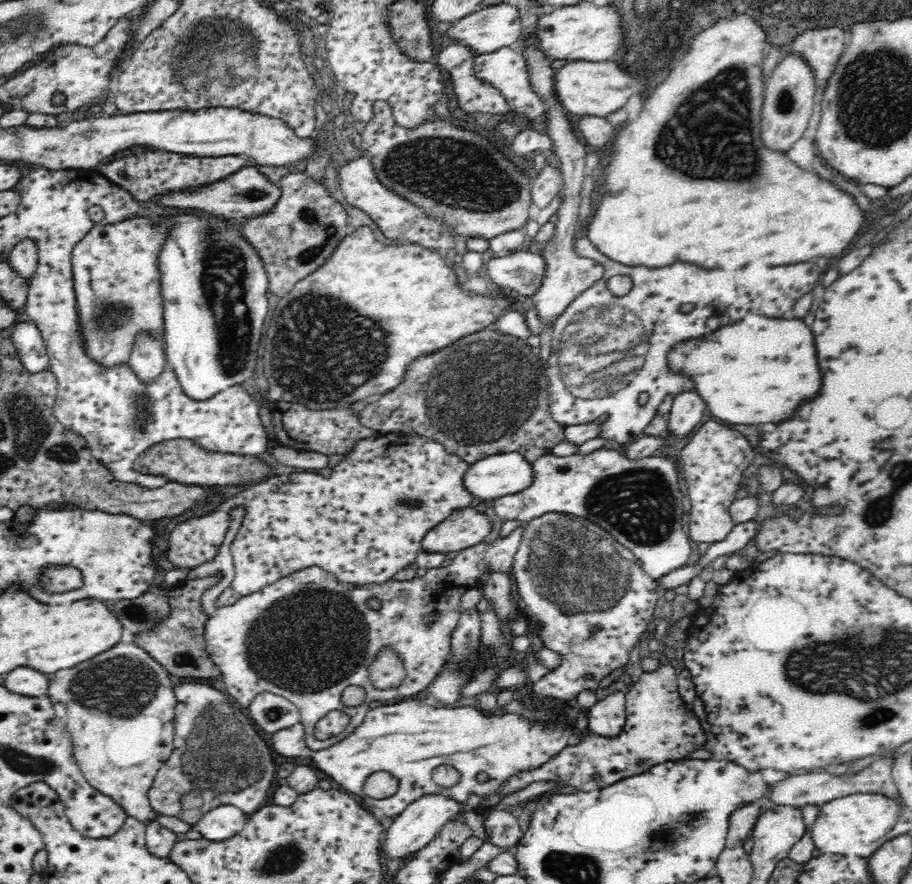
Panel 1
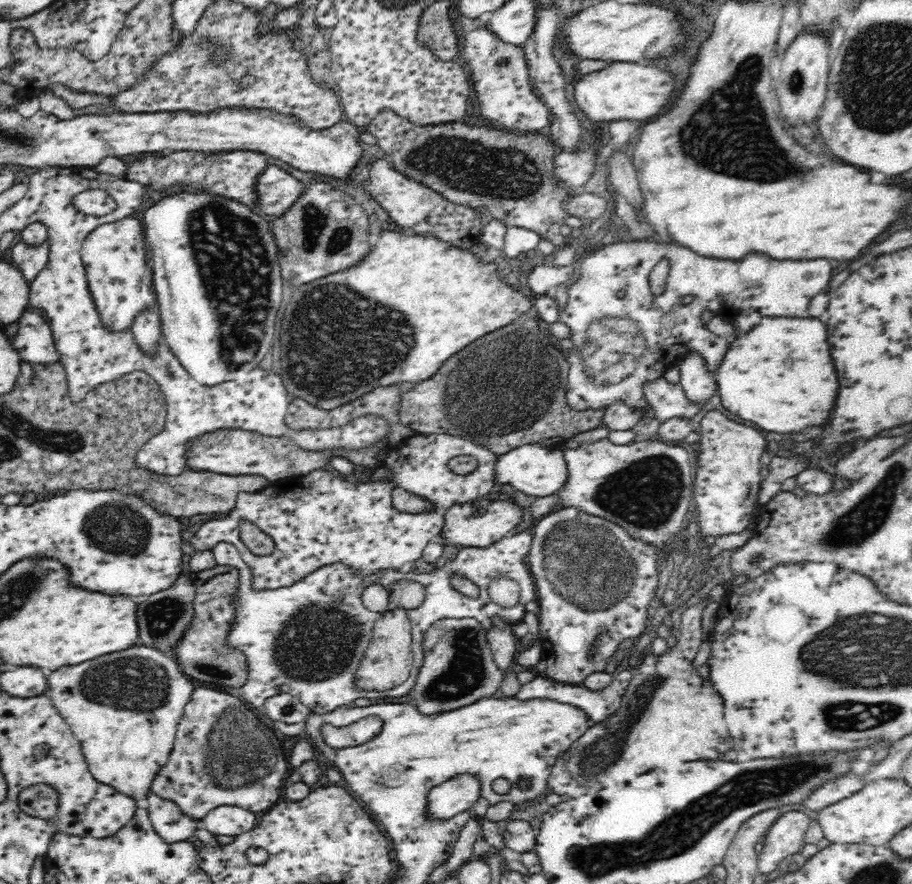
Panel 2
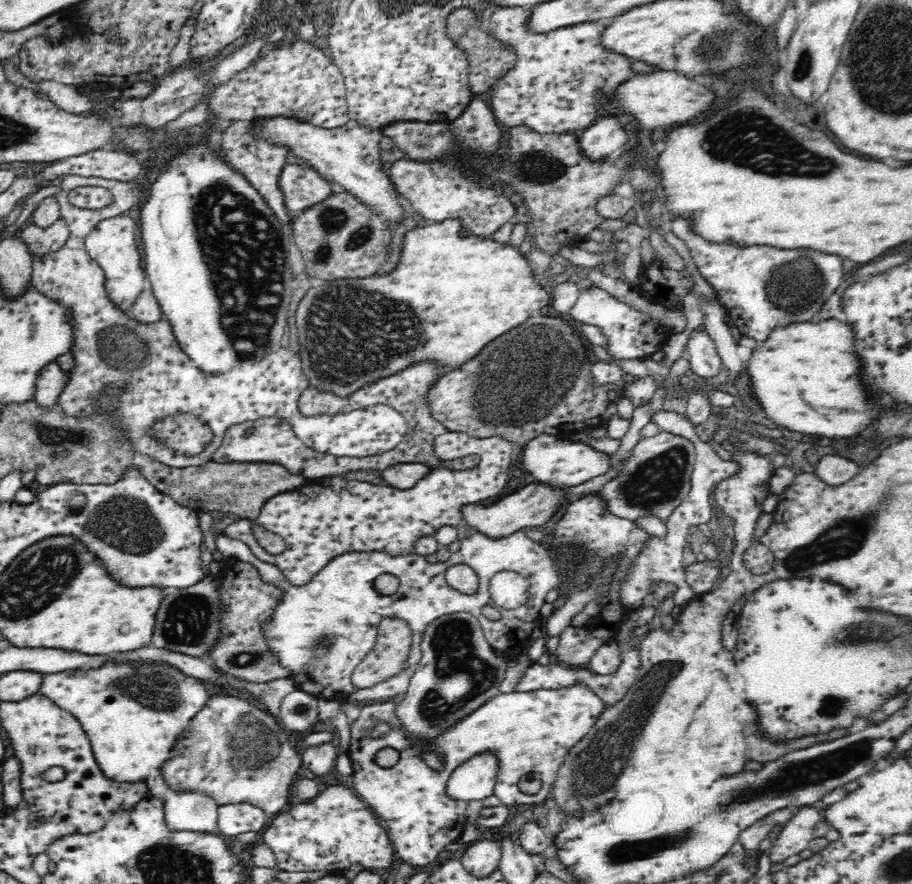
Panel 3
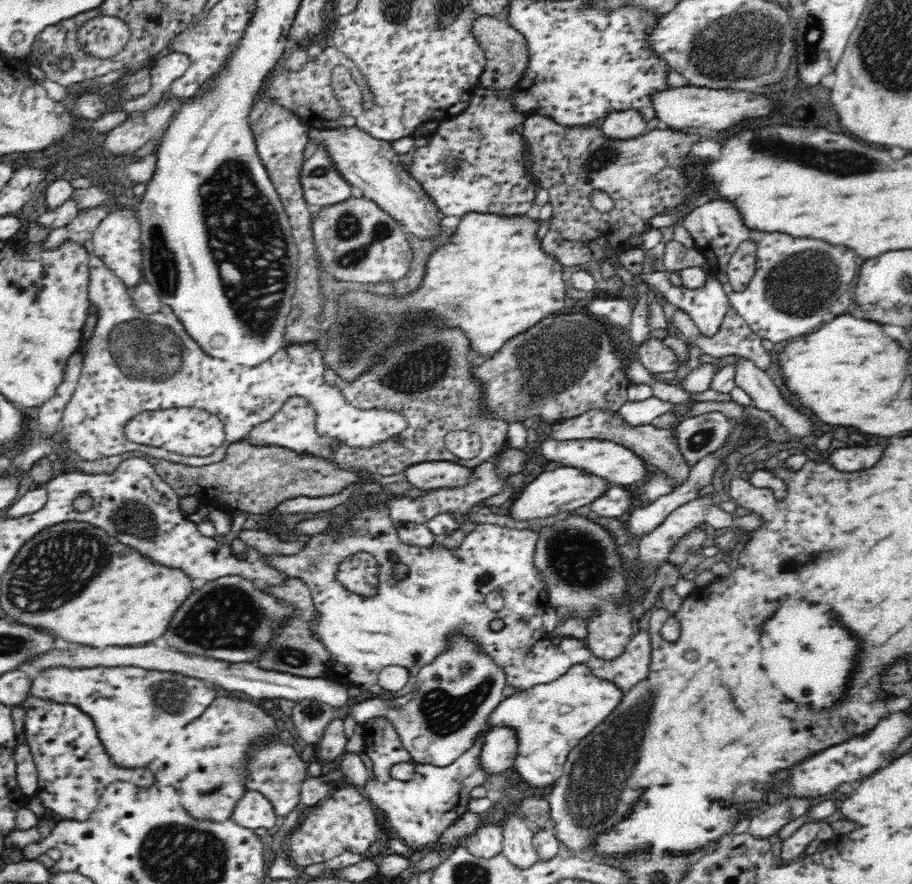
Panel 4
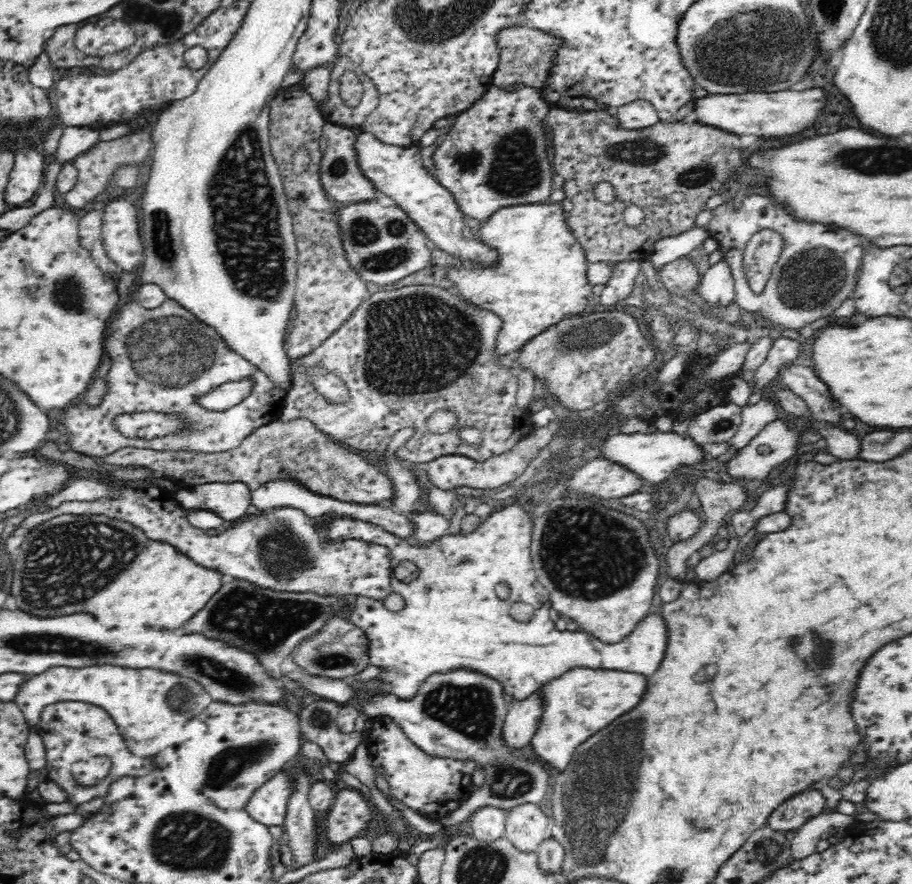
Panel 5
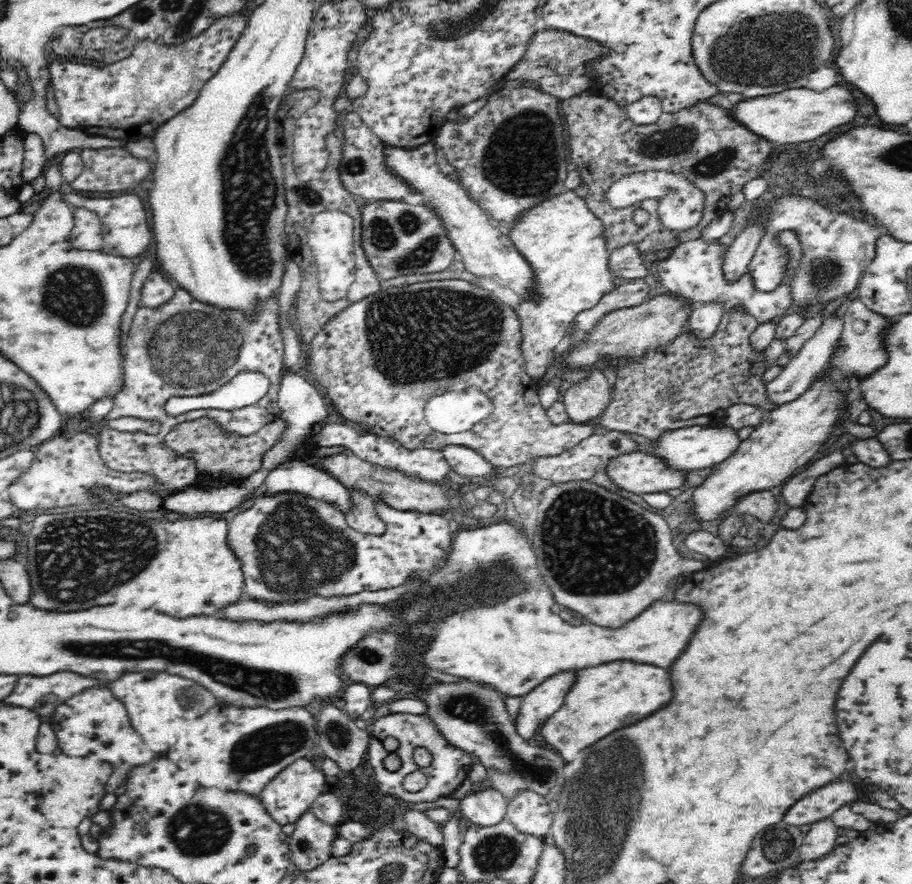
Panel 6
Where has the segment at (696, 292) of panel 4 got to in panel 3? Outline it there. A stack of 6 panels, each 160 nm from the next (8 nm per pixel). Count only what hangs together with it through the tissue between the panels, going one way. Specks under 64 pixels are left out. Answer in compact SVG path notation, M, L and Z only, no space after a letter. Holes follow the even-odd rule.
M706 325L696 326L687 340L685 357L696 376L712 378L722 366L716 343L706 330Z

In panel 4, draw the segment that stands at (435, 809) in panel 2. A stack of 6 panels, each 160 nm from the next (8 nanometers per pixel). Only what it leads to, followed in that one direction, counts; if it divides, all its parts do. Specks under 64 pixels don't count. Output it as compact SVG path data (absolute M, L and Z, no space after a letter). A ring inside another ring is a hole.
M494 725L490 729L489 734L482 741L482 754L480 754L480 763L486 769L486 773L490 774L490 780L494 775L498 775L514 765L515 758L518 756L518 746L519 735L516 727Z

